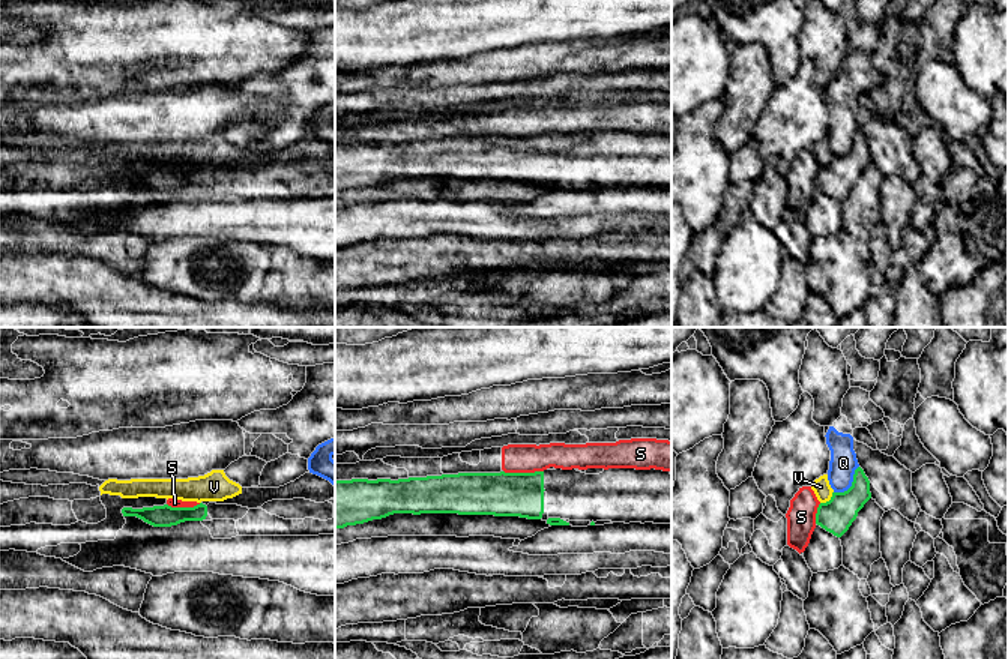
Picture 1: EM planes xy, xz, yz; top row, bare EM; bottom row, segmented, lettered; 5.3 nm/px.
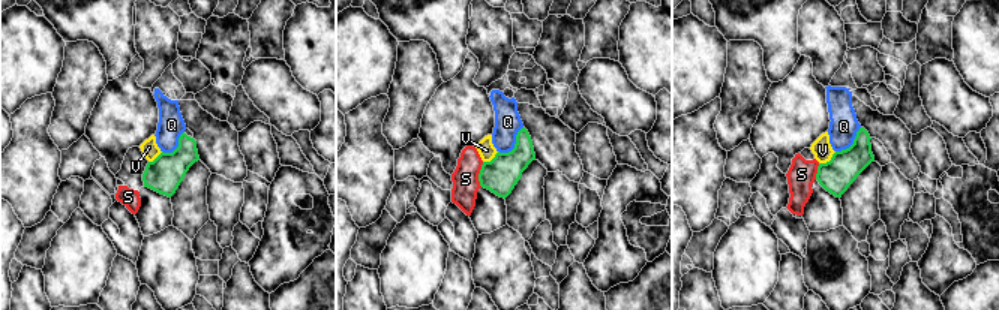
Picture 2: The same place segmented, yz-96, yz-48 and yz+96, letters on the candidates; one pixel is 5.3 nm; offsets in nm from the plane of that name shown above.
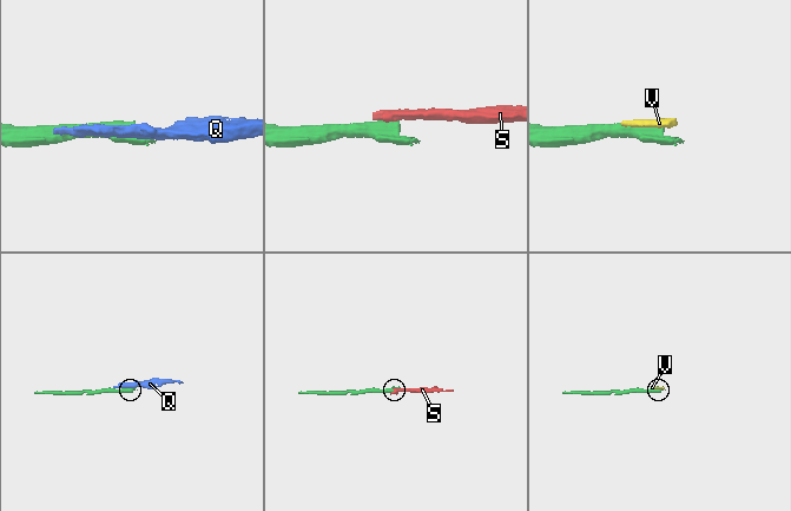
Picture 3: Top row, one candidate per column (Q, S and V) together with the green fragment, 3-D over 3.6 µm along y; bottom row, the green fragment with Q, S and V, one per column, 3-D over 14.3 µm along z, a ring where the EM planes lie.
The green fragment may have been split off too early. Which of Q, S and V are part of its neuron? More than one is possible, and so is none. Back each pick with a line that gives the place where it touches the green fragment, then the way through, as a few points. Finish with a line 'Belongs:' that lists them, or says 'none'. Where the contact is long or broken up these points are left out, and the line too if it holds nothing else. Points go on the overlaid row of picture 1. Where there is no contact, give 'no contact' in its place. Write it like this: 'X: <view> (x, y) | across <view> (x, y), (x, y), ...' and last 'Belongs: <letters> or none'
Belongs: none

